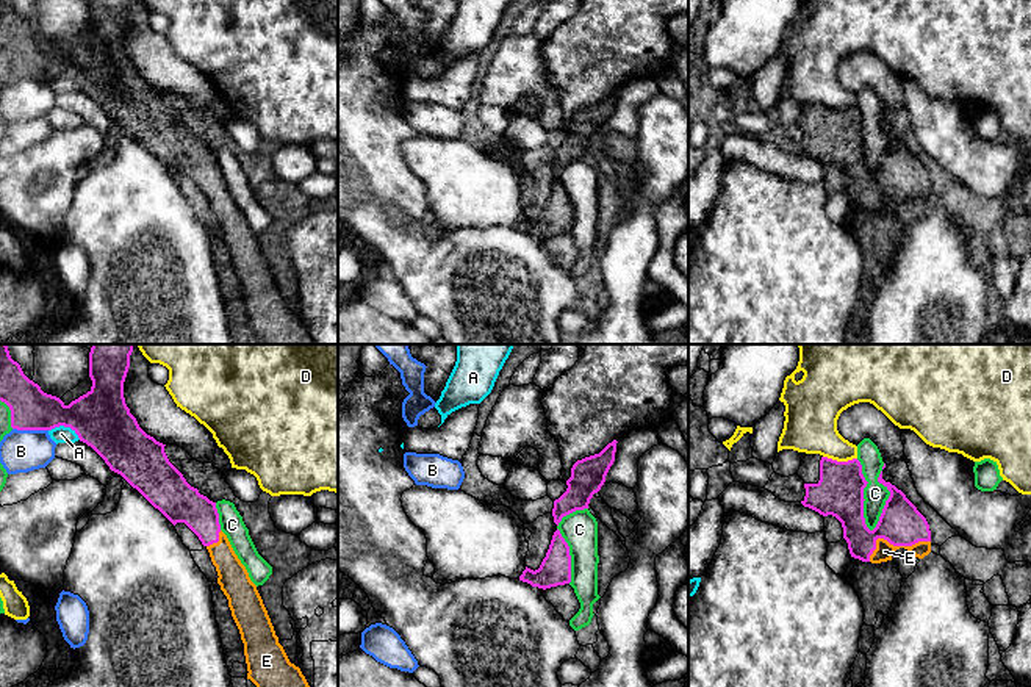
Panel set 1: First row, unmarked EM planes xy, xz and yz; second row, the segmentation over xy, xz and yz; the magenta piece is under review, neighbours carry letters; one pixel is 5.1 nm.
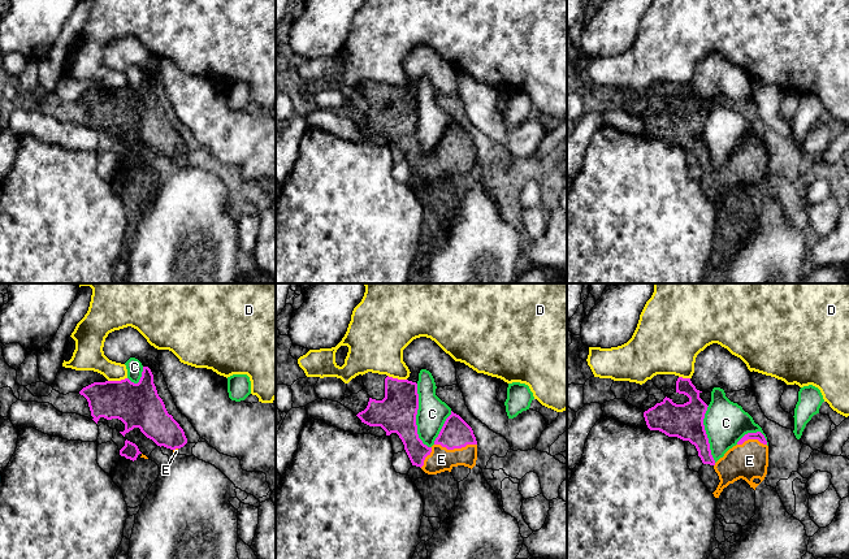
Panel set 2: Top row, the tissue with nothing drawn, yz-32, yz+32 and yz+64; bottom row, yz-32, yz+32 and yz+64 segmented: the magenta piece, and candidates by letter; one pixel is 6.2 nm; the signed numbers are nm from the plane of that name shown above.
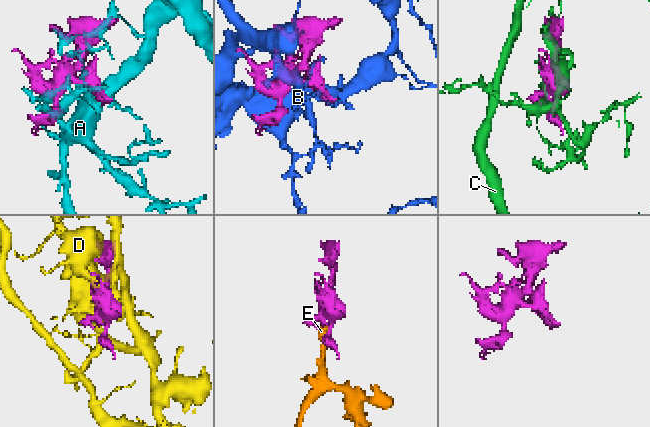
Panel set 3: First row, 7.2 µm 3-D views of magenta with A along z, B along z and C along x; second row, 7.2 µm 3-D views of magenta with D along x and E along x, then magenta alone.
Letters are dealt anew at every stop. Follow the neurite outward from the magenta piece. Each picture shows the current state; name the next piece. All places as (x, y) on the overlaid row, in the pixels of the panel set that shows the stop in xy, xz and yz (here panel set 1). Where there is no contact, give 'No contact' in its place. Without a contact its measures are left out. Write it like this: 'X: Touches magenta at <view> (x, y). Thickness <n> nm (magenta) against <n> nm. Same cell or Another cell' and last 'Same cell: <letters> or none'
A: Touches magenta at xy (64, 426). Thickness 300 nm (magenta) against 90 nm. Another cell
B: Touches magenta at xy (30, 429). Thickness 220 nm (magenta) against 220 nm. Another cell
C: Touches magenta at yz (862, 495). Thickness 240 nm (magenta) against 120 nm. Another cell
D: Touches magenta at yz (840, 462). Thickness 240 nm (magenta) against 280 nm. Another cell
E: Touches magenta at yz (892, 543). Thickness 220 nm (magenta) against 90 nm. Same cell
Same cell: E

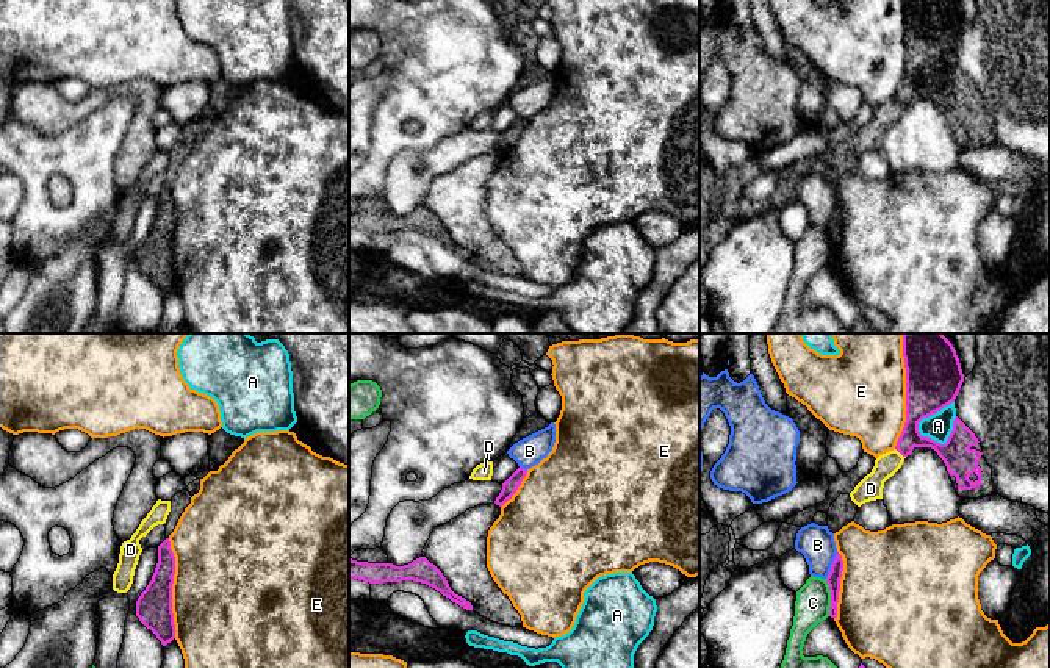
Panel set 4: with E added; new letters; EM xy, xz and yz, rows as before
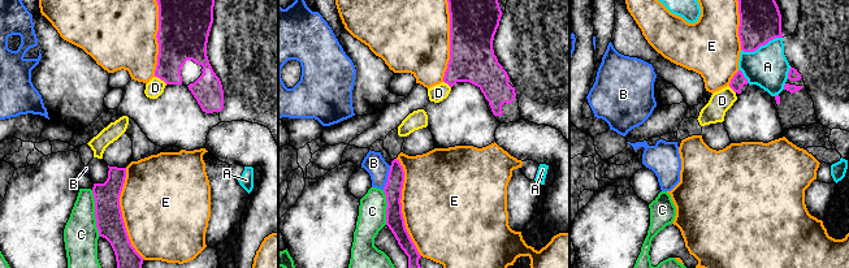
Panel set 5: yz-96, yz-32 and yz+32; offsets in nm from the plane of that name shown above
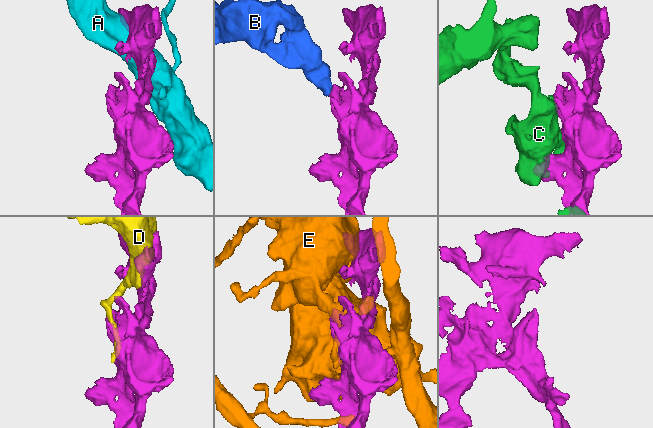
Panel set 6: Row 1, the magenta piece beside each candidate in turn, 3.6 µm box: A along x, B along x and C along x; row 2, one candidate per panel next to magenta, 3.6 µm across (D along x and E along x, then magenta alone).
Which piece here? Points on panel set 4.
A: Touches magenta at yz (928, 415). Thickness 280 nm (magenta) against 140 nm. Another cell
B: Touches magenta at yz (831, 565). Thickness 70 nm (magenta) against 180 nm. Another cell
C: Touches magenta at yz (831, 598). Thickness 70 nm (magenta) against 180 nm. Another cell
D: Touches magenta at yz (900, 452). Thickness 130 nm (magenta) against 130 nm. Another cell
E: Touches magenta at yz (906, 391). Thickness 280 nm (magenta) against 460 nm. Another cell
Same cell: none

